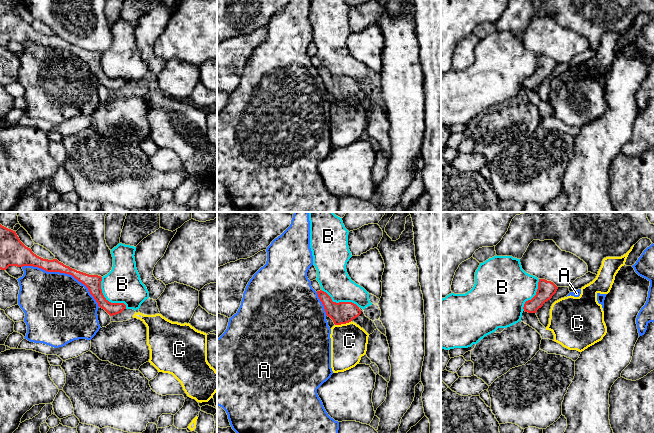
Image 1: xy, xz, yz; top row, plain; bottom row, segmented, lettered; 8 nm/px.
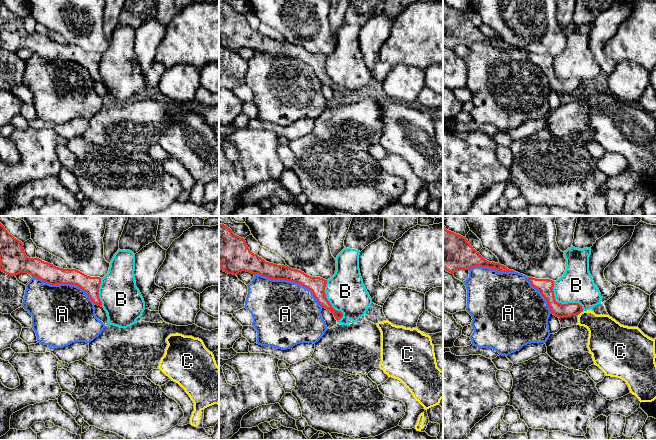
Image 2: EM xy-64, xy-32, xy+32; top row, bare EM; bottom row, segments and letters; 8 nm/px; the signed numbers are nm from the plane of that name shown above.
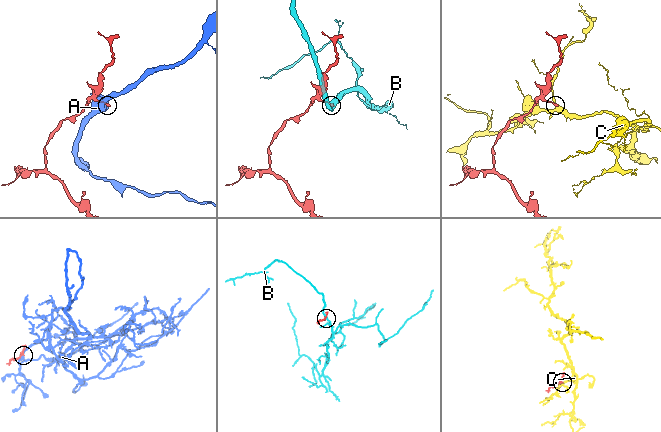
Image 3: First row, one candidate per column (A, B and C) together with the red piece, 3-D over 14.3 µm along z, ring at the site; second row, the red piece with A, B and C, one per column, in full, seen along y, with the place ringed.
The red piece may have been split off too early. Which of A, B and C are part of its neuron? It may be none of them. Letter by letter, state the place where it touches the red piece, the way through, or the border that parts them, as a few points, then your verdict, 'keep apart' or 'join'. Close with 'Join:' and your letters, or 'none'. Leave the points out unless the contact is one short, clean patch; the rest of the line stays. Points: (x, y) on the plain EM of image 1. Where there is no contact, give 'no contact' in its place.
A: xy (64, 48) | keep apart
B: xy (107, 76) | keep apart
C: xz (343, 99) | along xz (351, 96), (335, 101) | keep apart
Join: none

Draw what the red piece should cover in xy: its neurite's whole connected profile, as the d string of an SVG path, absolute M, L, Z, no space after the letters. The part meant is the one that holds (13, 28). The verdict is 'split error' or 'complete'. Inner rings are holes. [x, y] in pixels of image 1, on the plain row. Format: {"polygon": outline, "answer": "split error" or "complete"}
{"polygon": "M0 0L0 45L6 46L9 42L33 42L47 48L60 48L72 51L88 64L98 82L110 92L119 90L126 85L124 79L111 79L104 73L101 65L101 52L77 47L64 41L57 35L48 36L37 32L20 17L15 7Z", "answer": "complete"}

